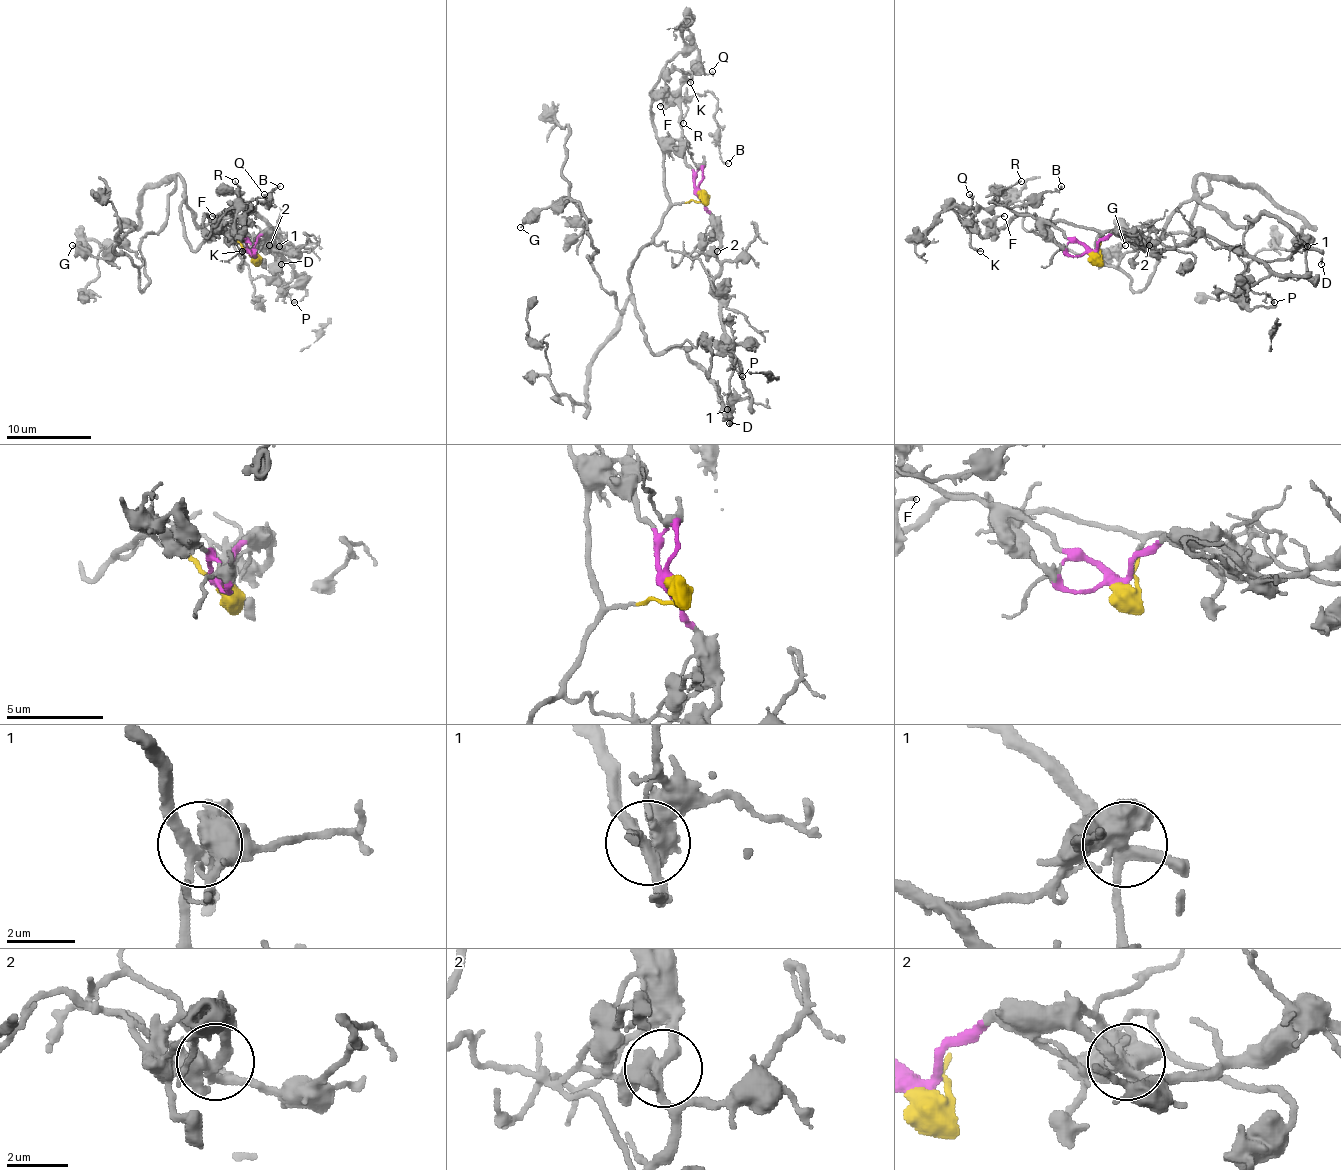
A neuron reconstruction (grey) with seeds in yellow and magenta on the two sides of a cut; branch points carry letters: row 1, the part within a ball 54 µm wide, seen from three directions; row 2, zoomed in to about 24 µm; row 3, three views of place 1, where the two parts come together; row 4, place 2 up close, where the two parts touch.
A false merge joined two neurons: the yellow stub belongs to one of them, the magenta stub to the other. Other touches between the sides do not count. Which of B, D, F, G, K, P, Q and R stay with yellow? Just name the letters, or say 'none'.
D, F, G

